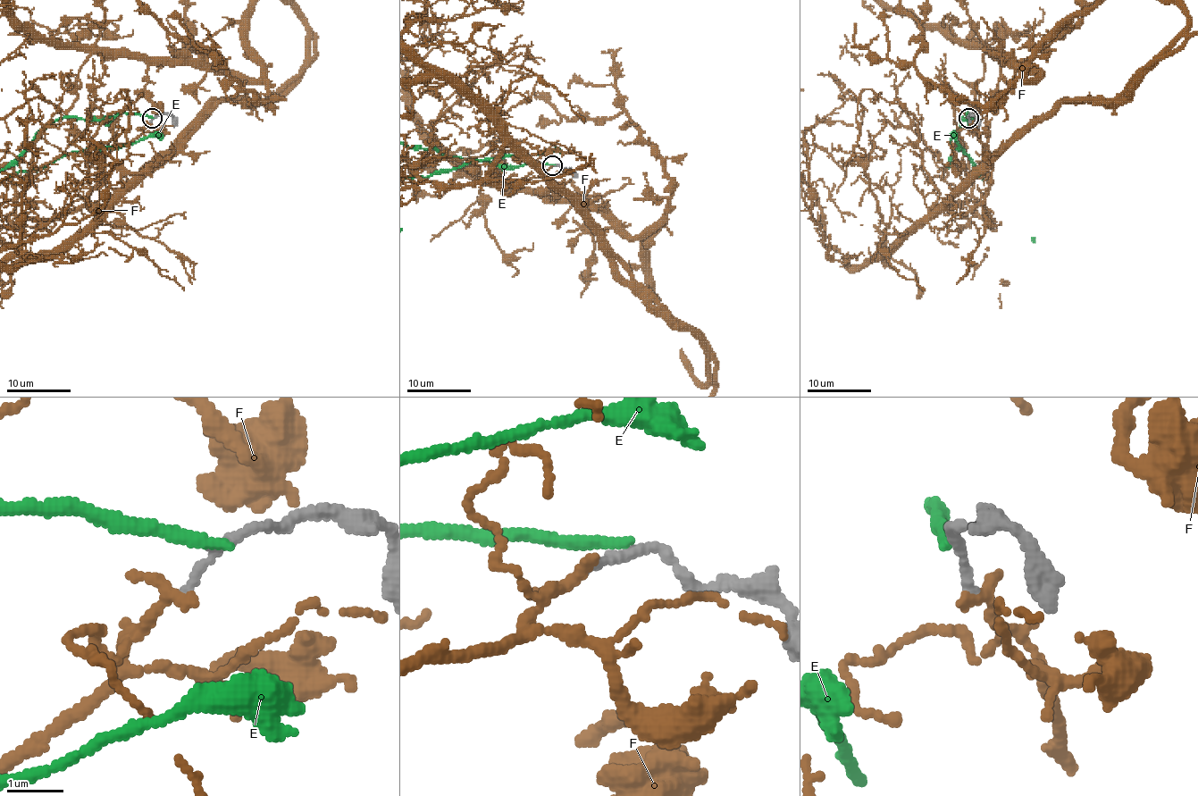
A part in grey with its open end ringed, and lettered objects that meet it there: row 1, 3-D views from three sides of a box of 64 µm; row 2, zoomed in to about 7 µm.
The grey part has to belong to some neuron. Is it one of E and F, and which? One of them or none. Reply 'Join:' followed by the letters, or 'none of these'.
Join: none of these

